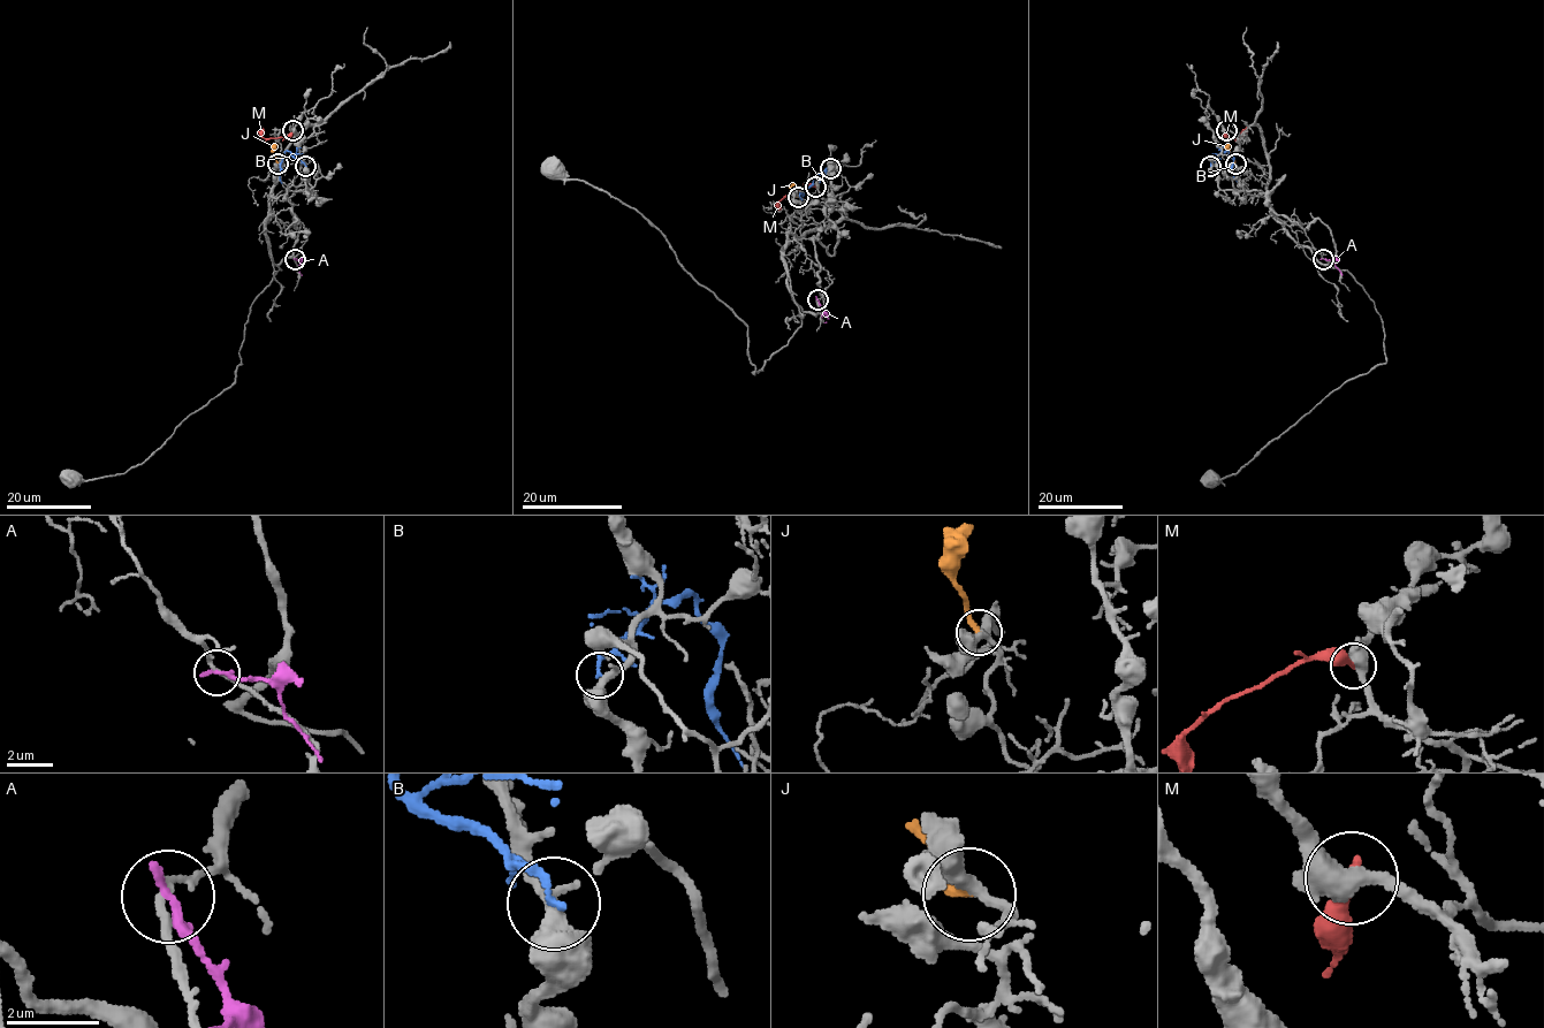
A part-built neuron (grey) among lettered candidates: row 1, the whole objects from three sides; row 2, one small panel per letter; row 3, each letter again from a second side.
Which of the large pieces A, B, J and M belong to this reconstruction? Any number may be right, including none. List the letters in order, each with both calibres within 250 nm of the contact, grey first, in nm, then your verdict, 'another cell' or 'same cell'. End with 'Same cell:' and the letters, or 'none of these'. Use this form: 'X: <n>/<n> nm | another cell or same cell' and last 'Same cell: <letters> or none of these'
A: 170/240 nm | another cell
B: 400/180 nm | another cell
J: 320/200 nm | same cell
M: 500/280 nm | another cell
Same cell: J

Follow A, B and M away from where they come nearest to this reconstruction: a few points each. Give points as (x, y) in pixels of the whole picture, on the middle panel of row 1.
A: (818, 301), (827, 322)
B: (830, 168), (816, 175), (800, 193), (803, 200)
M: (815, 187), (806, 185), (785, 195), (778, 202), (777, 212)

